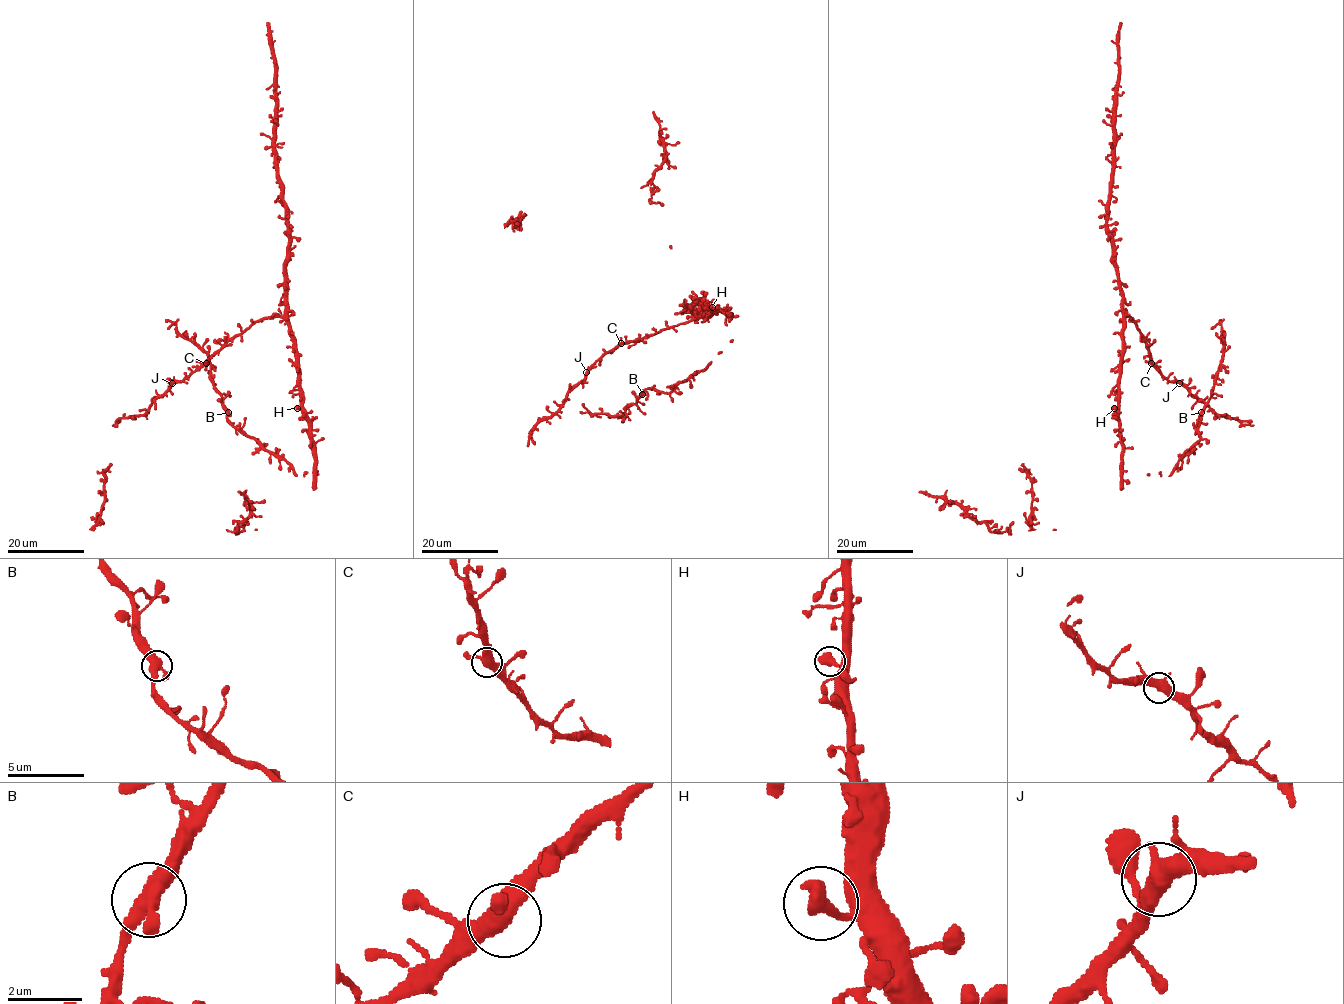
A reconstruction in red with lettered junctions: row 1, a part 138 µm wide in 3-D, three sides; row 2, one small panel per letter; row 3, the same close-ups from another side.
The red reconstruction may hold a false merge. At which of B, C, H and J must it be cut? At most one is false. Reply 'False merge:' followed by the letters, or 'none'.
False merge: none

